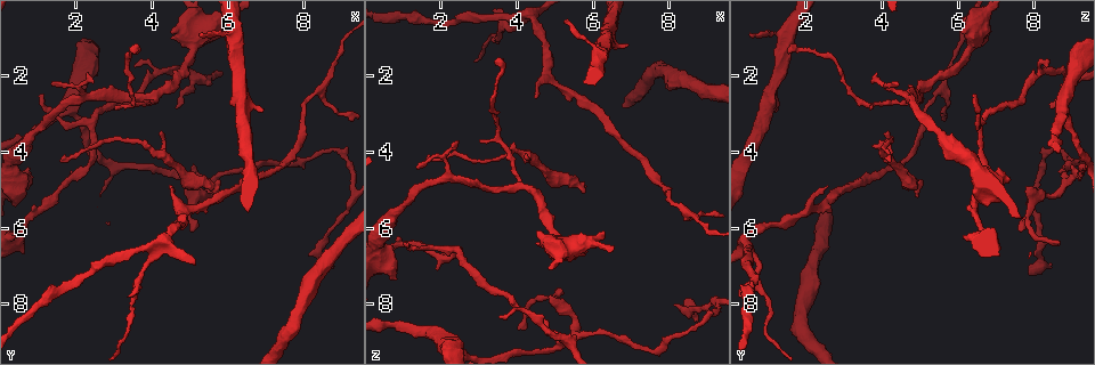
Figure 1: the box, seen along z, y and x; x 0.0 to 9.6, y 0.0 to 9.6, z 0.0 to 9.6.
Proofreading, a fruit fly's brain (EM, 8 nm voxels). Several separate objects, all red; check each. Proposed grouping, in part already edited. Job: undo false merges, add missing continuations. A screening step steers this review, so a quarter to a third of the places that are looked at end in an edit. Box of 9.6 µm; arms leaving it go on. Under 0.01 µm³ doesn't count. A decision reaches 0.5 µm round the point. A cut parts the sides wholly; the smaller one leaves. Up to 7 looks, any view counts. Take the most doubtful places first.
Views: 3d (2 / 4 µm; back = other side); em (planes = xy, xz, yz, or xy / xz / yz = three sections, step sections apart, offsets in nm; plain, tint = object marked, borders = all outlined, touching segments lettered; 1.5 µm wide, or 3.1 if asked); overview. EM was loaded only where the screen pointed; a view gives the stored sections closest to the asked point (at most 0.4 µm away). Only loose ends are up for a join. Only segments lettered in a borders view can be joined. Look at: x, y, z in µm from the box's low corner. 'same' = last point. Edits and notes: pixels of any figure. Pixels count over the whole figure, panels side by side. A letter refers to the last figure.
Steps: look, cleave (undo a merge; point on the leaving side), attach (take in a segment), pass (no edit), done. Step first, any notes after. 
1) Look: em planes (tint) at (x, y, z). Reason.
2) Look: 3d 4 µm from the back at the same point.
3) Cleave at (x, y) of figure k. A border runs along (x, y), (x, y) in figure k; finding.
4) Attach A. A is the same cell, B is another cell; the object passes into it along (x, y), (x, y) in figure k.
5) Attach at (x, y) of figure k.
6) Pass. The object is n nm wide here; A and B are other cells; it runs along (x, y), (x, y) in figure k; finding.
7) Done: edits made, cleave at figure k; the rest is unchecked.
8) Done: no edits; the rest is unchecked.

Look: 3d 2 µm at (5.80, 5.10, 4.90). An open end.

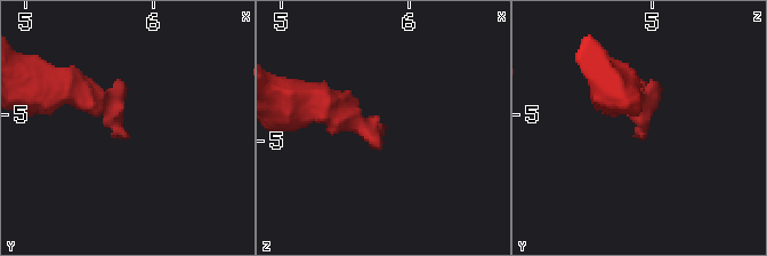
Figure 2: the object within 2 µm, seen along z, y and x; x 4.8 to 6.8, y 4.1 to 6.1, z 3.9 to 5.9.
Look: em xz step 4 (borders) at (5.80, 5.16, 4.86).

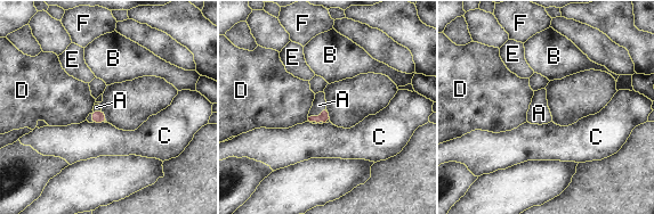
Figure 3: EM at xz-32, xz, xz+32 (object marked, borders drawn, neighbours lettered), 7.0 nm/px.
Attach A. A is the same cell, B, C, D, E and F are other cells; the object passes into it along (323, 116), (319, 115), (319, 105) in figure 3; it goes on there.

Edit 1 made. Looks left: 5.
Look: overview.

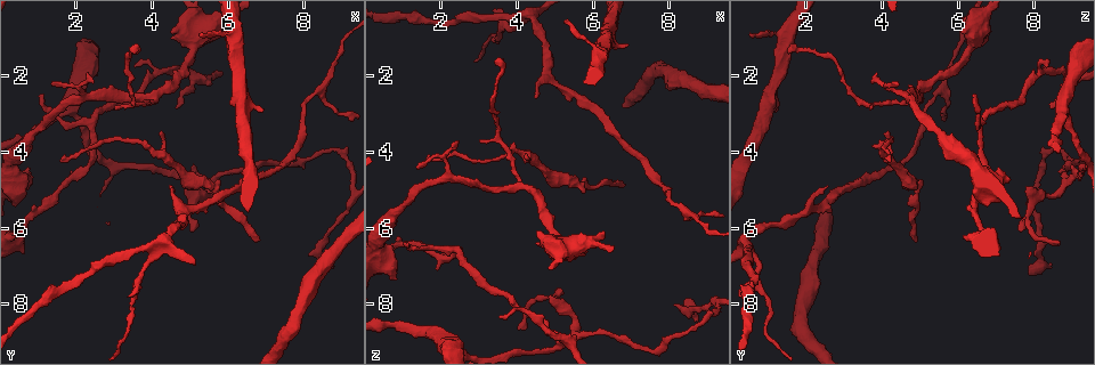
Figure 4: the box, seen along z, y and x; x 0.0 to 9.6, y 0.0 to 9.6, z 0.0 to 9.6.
Look: em xy step 8 (tint) at (8.40, 7.25, 7.90). Branch stops here.

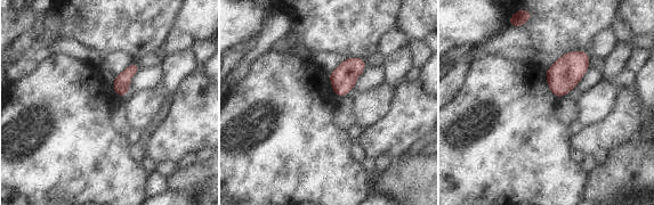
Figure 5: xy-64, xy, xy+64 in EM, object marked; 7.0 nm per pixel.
Look: em planes (tint) at the same point.

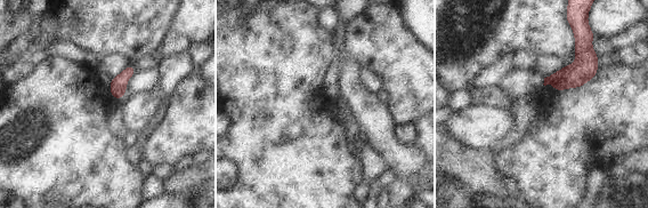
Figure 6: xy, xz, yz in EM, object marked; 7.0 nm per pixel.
Look: em planes (borders) at the same point.

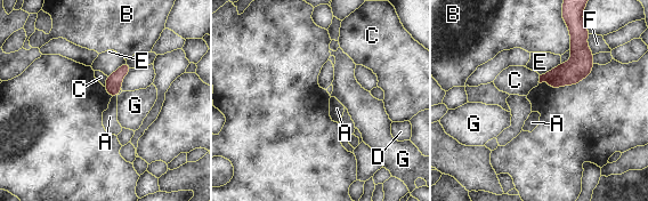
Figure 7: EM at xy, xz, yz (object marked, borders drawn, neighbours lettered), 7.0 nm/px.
Pass. A, B, C, D, E, F and G are other cells; a border runs along (116, 95), (111, 98) in figure 7; none of them fits.

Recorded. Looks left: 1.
Done: edits made, attach at figure 3; the rest is unchecked.

